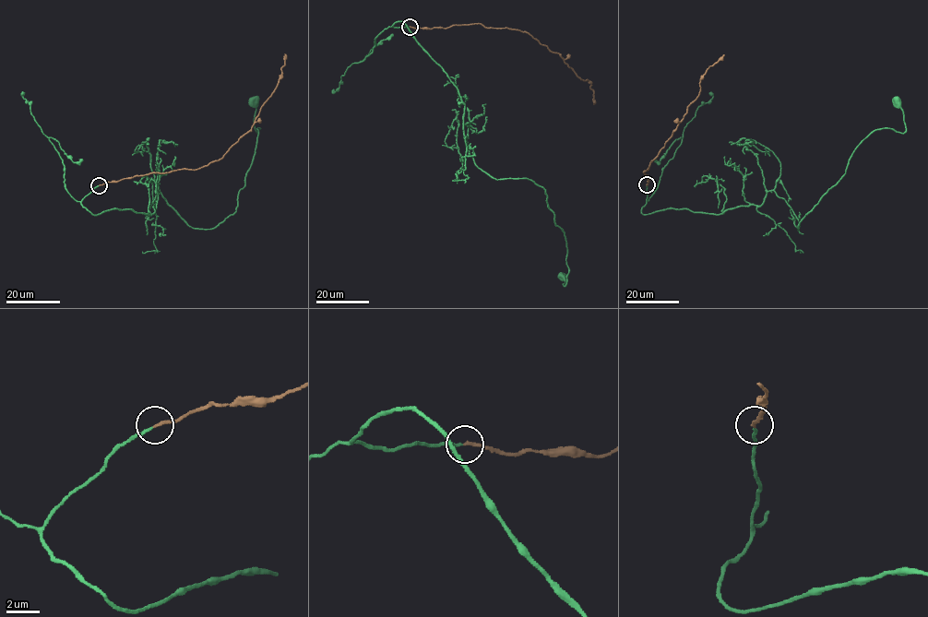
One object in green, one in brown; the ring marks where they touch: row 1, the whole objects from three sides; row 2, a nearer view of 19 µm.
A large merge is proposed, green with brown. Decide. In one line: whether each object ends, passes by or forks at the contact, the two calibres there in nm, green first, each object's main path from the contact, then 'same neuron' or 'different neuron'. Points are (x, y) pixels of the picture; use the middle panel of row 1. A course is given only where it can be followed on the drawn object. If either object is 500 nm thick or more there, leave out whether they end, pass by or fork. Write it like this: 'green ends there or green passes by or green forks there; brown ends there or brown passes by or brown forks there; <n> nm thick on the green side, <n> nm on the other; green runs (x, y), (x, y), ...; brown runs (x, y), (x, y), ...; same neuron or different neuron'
green ends there; brown ends there; 150 nm thick on the green side, 190 nm on the other; green runs (409, 27), (391, 26), (402, 21), (458, 89), (475, 164), (545, 191), (565, 239), (564, 274); brown runs (409, 27), (448, 28), (480, 23), (488, 28), (529, 32), (557, 53), (580, 78), (588, 81), (593, 104); same neuron

